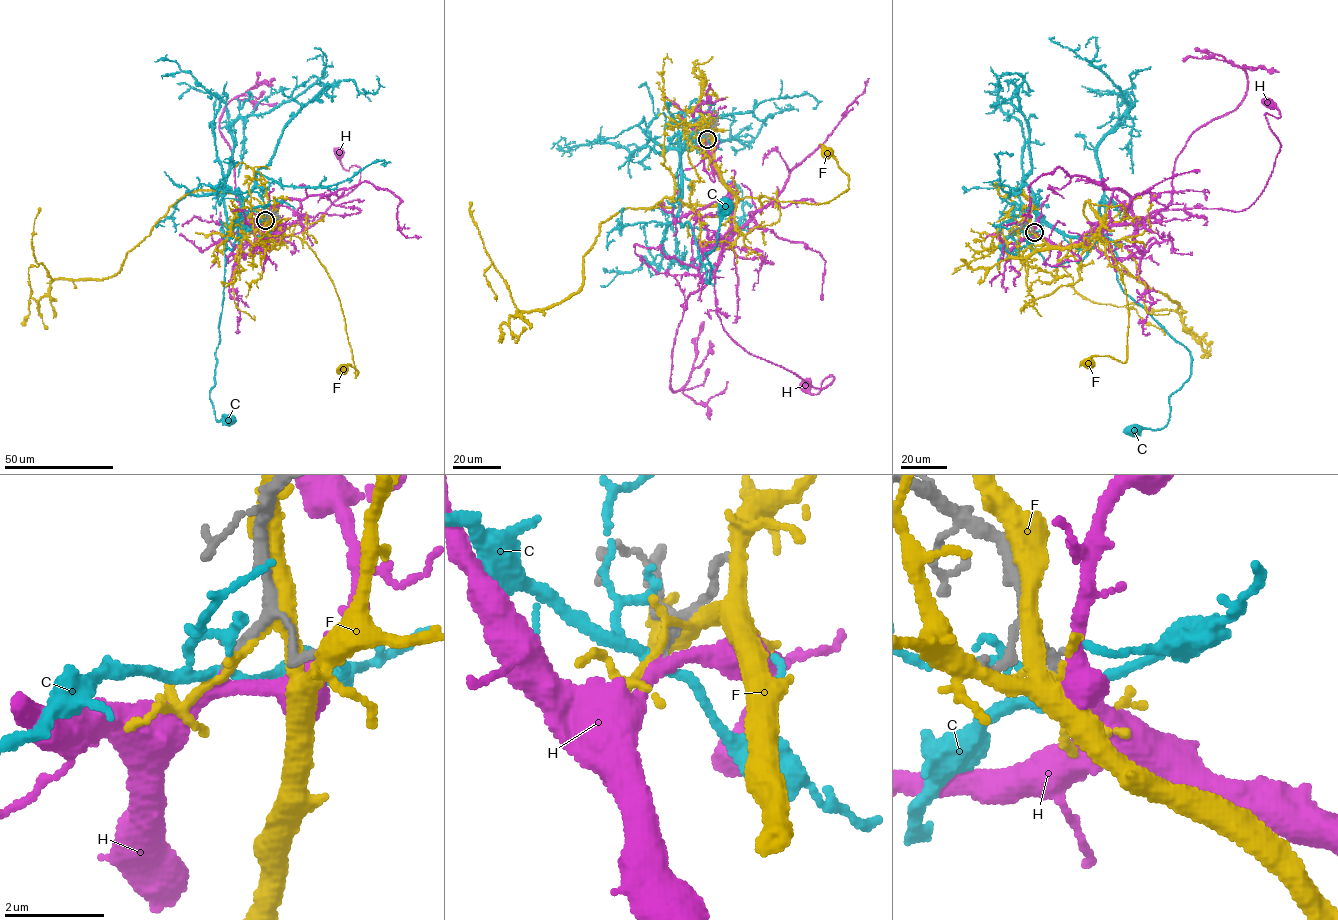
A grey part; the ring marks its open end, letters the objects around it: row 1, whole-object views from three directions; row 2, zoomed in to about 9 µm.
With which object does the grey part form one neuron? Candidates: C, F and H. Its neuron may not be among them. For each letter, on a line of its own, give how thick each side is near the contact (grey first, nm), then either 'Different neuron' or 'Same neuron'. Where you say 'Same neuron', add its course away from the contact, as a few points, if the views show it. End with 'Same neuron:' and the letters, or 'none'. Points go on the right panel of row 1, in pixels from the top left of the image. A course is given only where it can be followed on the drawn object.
C: Thickness 240 nm (grey) against 160 nm. Different neuron
F: Thickness 200 nm (grey) against 300 nm. Different neuron
H: Thickness 240 nm (grey) against 240 nm. Same neuron. Its course: (1034, 232), (1065, 246), (1162, 210), (1243, 210), (1263, 191), (1281, 145), (1266, 116), (1279, 111), (1267, 103)
Same neuron: H

